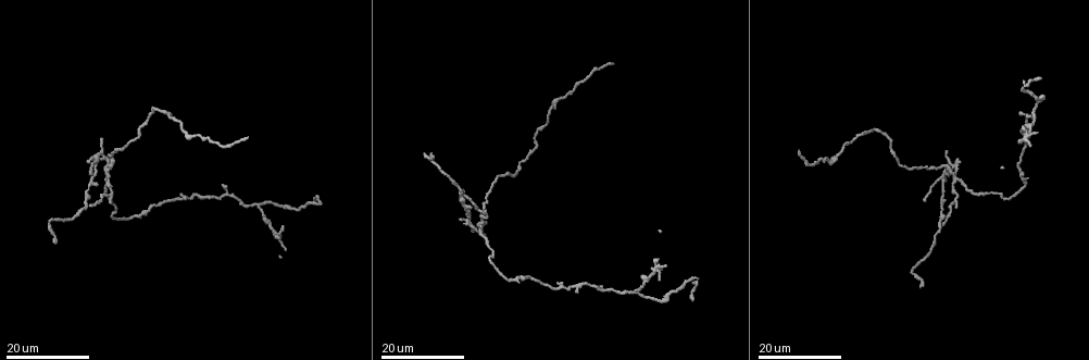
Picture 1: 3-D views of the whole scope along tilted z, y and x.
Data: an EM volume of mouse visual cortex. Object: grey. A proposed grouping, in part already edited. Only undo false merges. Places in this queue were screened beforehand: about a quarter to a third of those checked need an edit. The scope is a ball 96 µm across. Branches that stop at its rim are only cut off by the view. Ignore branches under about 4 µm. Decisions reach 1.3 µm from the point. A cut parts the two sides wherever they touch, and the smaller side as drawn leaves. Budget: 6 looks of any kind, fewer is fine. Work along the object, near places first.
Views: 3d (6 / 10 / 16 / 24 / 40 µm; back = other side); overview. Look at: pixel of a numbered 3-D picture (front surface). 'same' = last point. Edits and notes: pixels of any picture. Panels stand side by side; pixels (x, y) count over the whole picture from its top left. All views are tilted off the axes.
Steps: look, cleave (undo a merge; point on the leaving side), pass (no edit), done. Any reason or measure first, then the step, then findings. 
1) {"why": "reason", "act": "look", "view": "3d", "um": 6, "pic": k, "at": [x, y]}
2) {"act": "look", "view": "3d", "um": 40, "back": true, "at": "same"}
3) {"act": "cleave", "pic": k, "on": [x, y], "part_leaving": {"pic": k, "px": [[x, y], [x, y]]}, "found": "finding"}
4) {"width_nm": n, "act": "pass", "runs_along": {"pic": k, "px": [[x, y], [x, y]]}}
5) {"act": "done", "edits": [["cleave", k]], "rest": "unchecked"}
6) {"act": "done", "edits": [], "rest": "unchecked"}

{"why": "three-way junction", "act": "look", "view": "3d", "um": 24, "pic": 1, "at": [259, 206]}

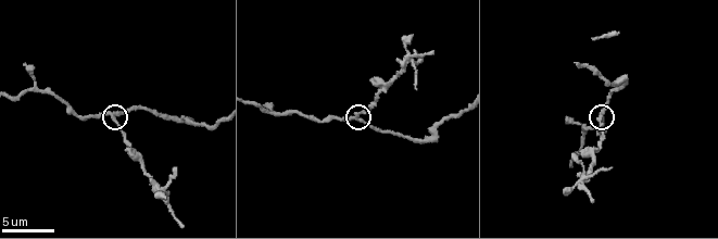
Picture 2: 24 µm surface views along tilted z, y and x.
{"act": "look", "view": "3d", "um": 10, "pic": 2, "at": [357, 116]}

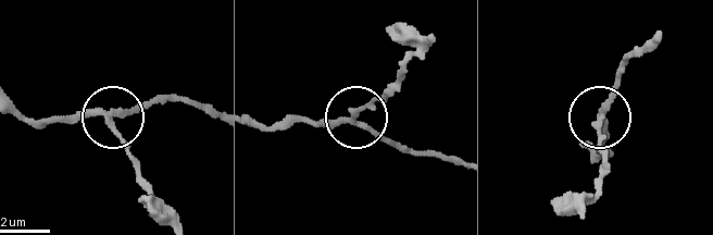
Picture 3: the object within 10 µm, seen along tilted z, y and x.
{"width_nm": 210, "act": "cleave", "pic": 3, "on": [129, 147], "part_leaving": {"pic": 3, "px": [[600, 123], [602, 186], [585, 209]]}, "found": "a second neuron is stuck on"}

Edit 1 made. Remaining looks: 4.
{"why": "side arm on a straight run", "act": "look", "view": "3d", "um": 16, "pic": 1, "at": [188, 198]}

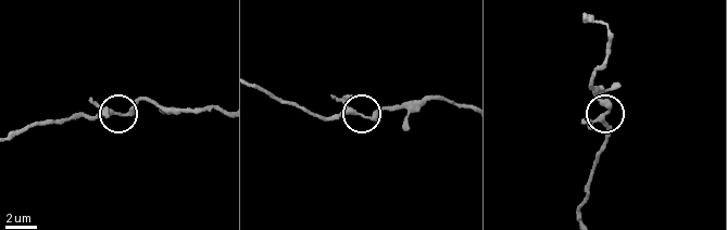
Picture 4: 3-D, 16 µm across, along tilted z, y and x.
{"act": "look", "view": "3d", "um": 10, "pic": 4, "at": [605, 112]}

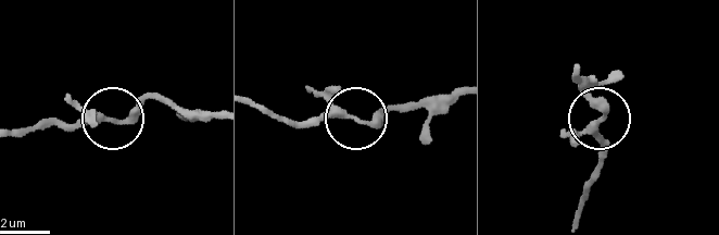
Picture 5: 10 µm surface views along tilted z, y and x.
{"arms": 3, "act": "pass", "runs_along": {"pic": 5, "px": [[14, 136], [101, 119], [126, 121], [156, 95]]}, "found": "one neuron here"}

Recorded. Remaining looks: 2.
{"why": "two arms in line, one across", "act": "look", "view": "3d", "um": 24, "pic": 1, "at": [520, 276]}

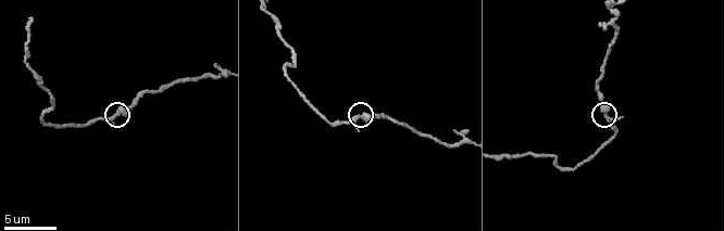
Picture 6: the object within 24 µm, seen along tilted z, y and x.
{"act": "look", "view": "3d", "um": 10, "pic": 6, "at": [609, 117]}

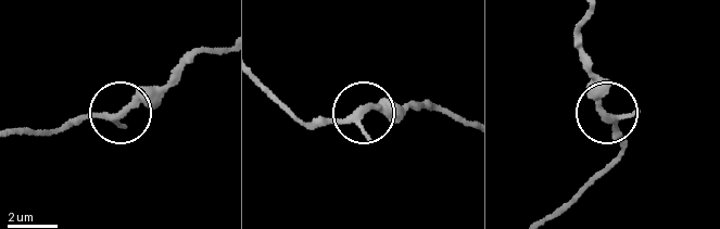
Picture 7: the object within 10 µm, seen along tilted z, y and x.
{"width_nm": 240, "act": "pass", "found": "continuous, no second neuron"}

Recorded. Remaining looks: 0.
{"act": "done", "edits": [["cleave", 3]], "rest": "unchecked"}

